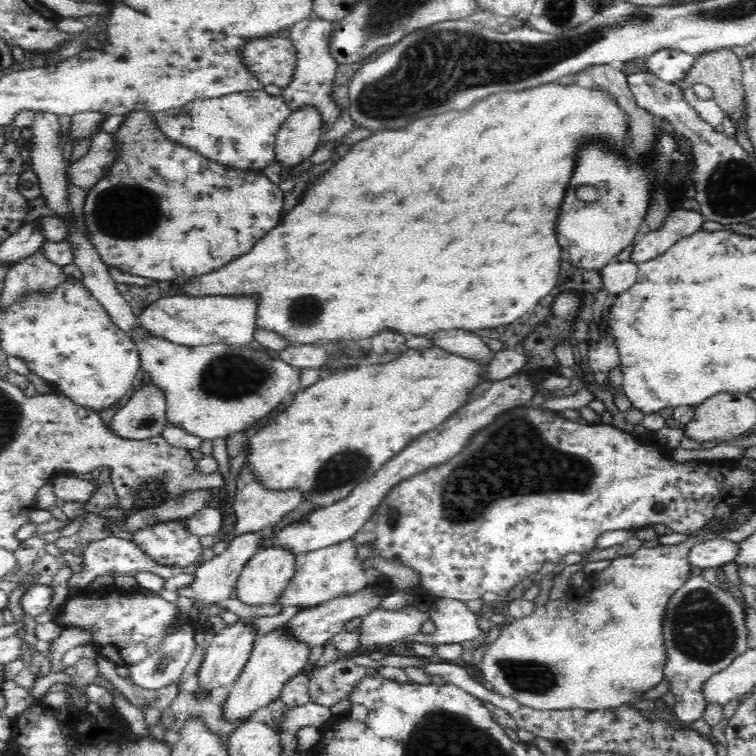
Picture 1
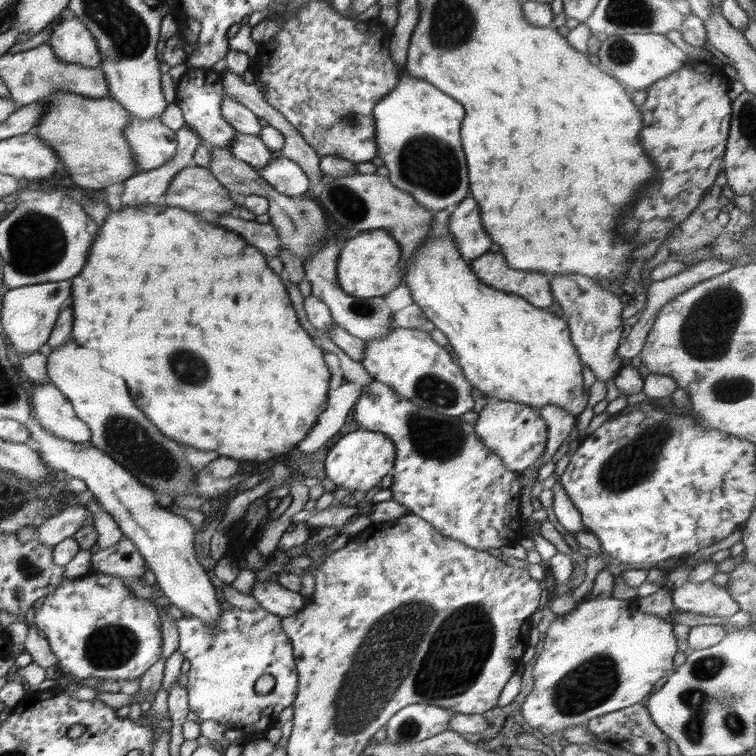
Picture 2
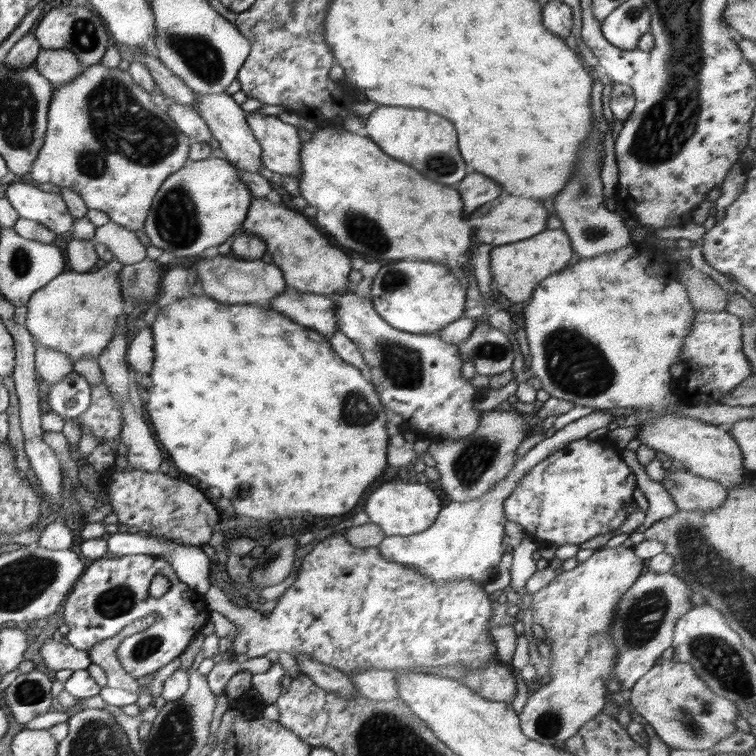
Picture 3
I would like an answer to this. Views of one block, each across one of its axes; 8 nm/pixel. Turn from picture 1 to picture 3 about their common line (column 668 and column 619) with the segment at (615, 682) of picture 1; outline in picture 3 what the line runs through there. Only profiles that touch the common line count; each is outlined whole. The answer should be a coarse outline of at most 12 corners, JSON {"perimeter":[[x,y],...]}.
{"perimeter":[[603,547],[528,610],[552,681],[518,715],[528,739],[564,742],[598,713],[617,663],[607,630],[642,574]]}

